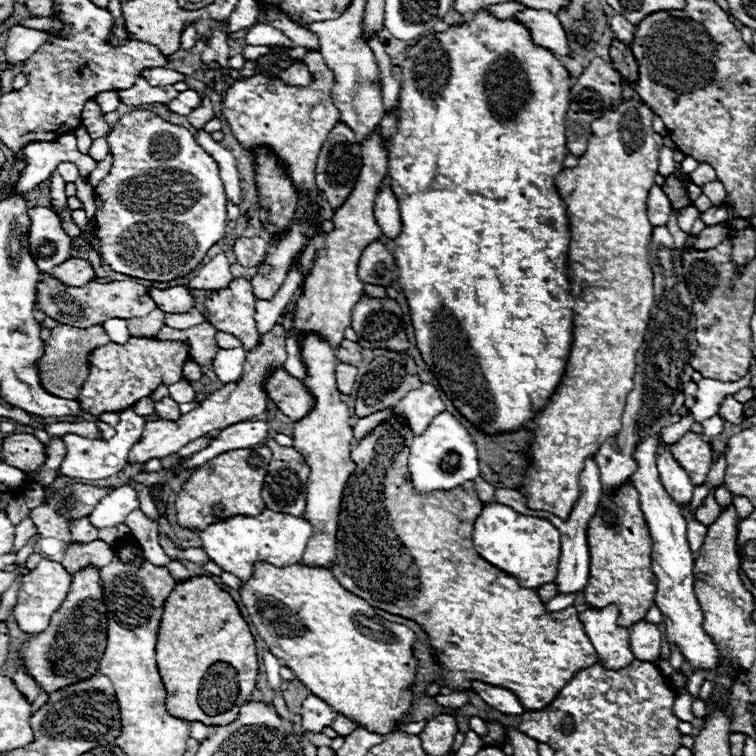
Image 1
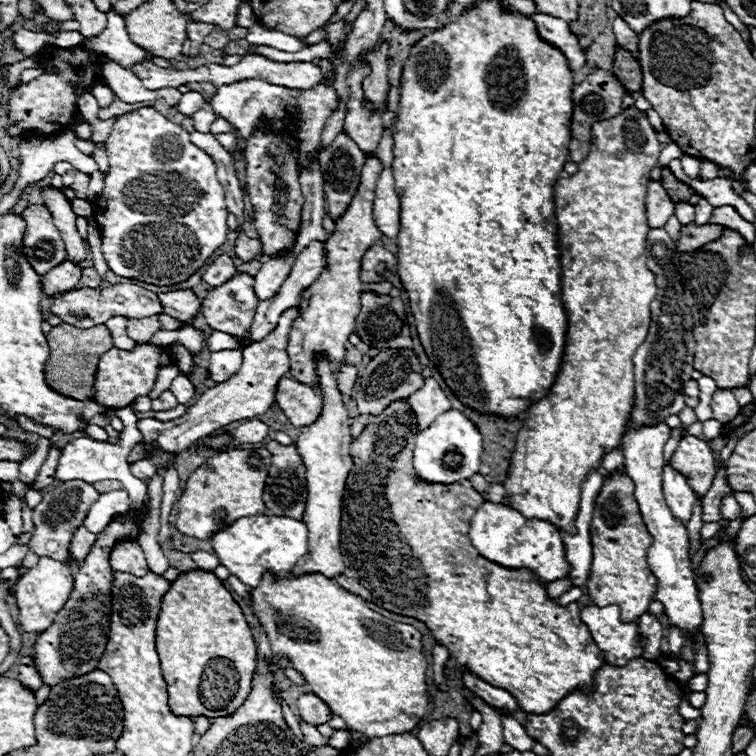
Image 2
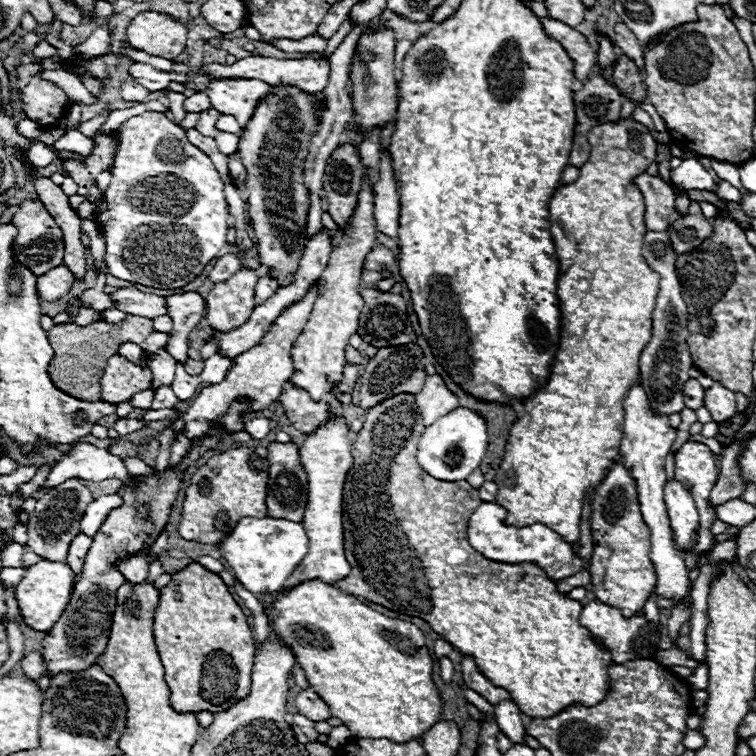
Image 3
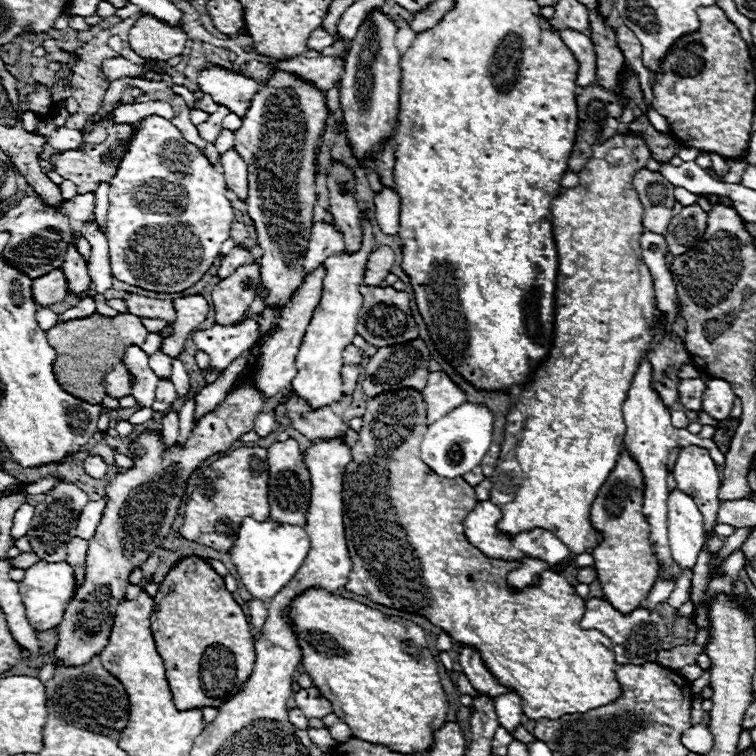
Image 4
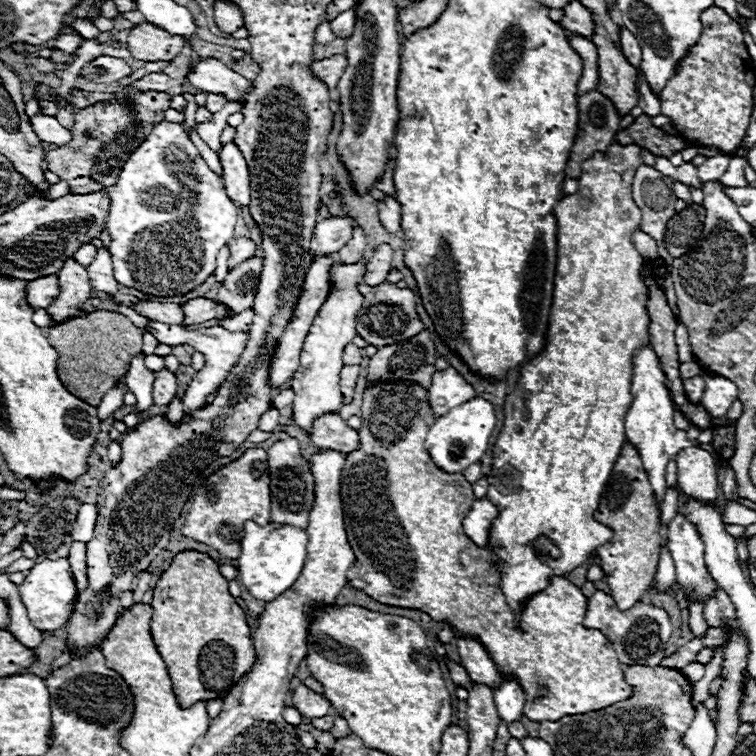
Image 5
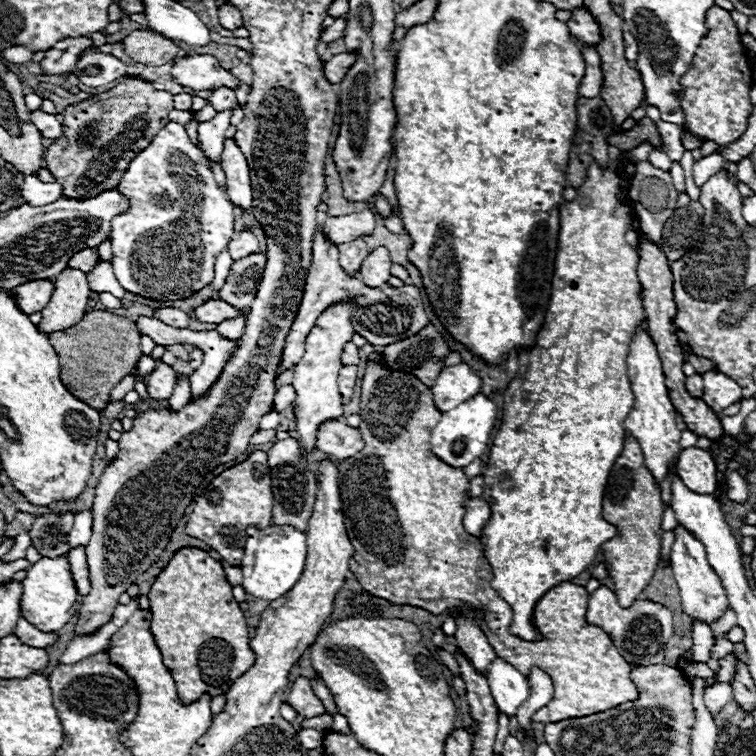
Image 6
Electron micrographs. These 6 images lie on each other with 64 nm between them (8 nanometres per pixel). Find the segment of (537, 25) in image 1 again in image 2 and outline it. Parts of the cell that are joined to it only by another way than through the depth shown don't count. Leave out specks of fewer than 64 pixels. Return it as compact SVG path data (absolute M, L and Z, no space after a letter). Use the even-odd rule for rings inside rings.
M532 14L530 18L536 22L540 38L544 38L548 44L556 46L560 52L564 52L572 68L586 66L586 52L580 46L578 36L570 32L570 28L564 20L548 16L548 14Z

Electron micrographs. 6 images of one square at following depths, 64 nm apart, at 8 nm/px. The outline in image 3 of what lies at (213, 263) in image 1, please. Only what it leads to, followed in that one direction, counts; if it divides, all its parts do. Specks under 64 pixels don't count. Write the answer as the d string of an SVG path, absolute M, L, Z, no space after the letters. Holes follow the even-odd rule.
M224 254L222 258L218 258L216 266L210 272L210 280L216 282L224 282L228 280L232 274L236 274L236 270L242 268L242 260L238 254Z

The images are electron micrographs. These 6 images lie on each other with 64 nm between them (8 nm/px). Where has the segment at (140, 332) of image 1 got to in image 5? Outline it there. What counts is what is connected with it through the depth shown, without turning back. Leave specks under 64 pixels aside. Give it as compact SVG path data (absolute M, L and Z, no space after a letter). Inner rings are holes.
M94 310L82 318L70 320L48 330L48 342L60 354L58 374L66 390L80 400L94 398L90 406L100 406L104 394L126 376L128 366L136 354L142 352L144 330L136 328L126 316L108 310Z

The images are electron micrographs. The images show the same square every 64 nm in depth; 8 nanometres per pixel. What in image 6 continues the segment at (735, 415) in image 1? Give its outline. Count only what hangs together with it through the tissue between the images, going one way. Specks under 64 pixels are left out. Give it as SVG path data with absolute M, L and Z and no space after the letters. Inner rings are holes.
M712 370L702 374L704 378L704 394L702 400L716 412L720 414L724 408L728 408L734 402L742 400L742 388L726 374Z

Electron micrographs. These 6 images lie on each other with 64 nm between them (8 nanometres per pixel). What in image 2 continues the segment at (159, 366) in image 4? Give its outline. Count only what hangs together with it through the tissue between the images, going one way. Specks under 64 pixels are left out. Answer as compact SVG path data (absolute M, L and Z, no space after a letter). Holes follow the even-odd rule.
M170 364L170 366L162 366L160 370L158 370L158 376L156 376L156 384L154 384L154 388L152 388L152 392L150 392L150 398L154 400L154 398L158 398L164 390L168 390L170 388L170 384L172 384L172 380L176 378L176 374L178 374L180 370L178 370L178 366L176 364Z

